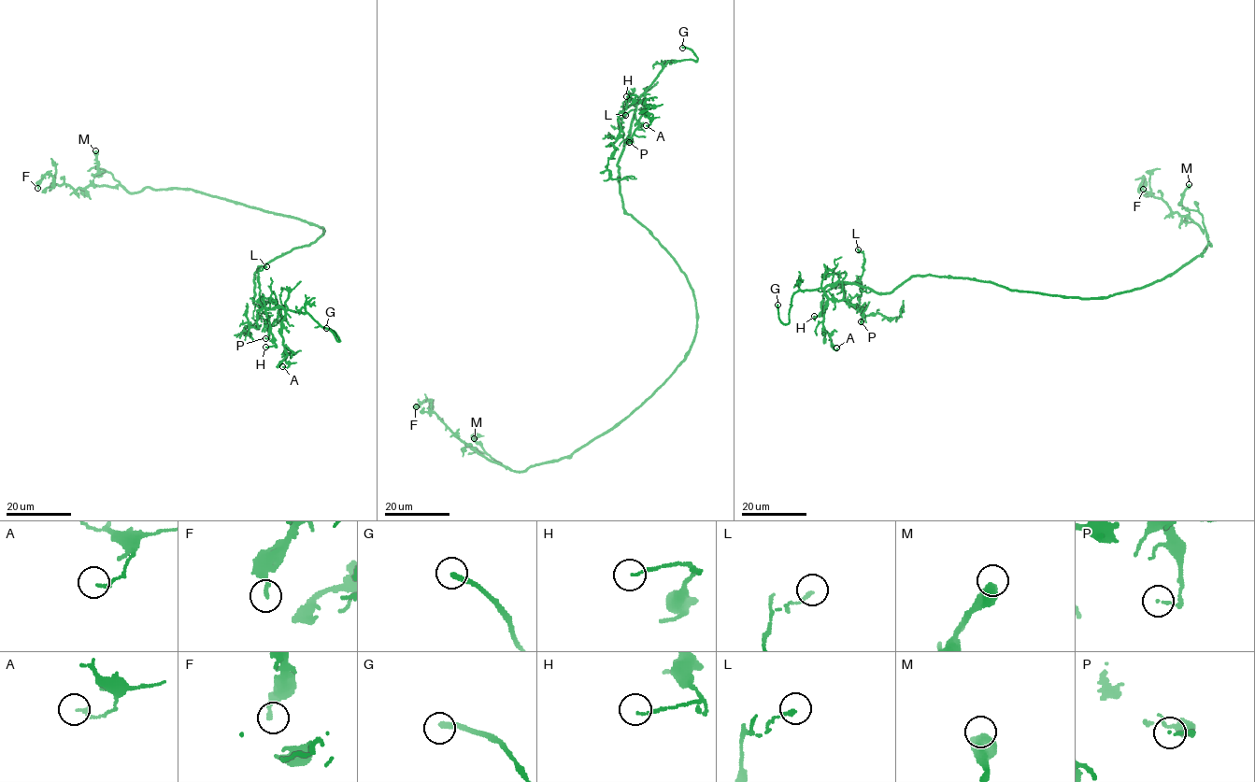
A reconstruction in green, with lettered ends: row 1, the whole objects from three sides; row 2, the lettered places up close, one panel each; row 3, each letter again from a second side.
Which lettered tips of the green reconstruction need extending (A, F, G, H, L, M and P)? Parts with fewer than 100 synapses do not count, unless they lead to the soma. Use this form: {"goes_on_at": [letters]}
{"goes_on_at": ["G"]}

